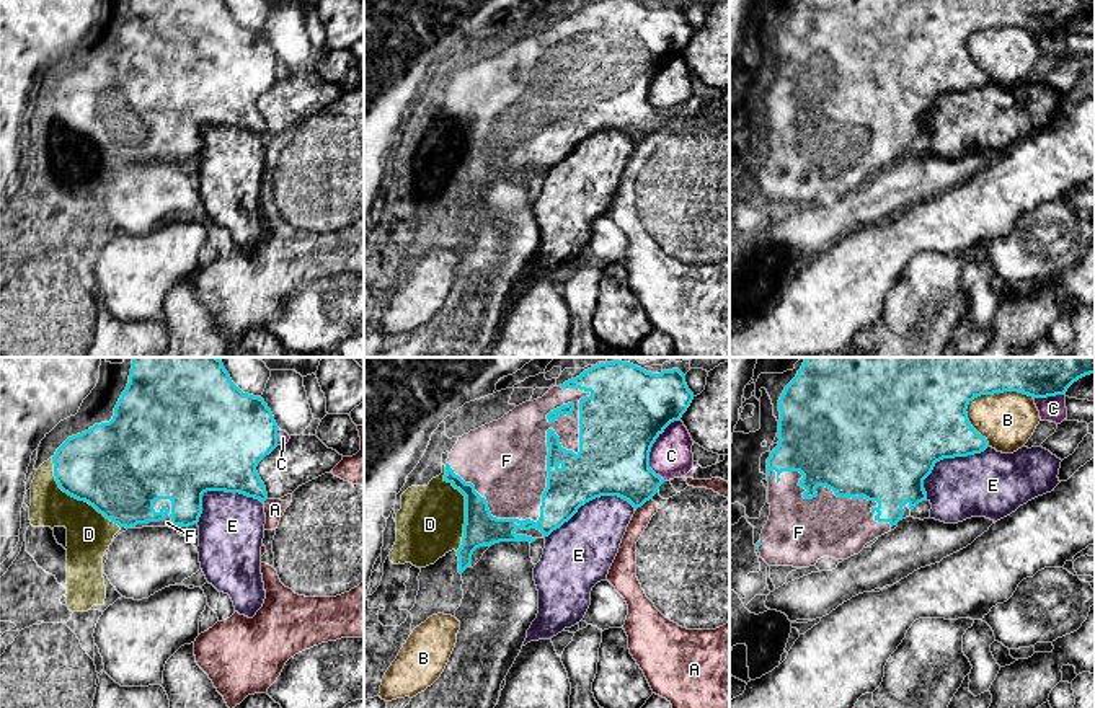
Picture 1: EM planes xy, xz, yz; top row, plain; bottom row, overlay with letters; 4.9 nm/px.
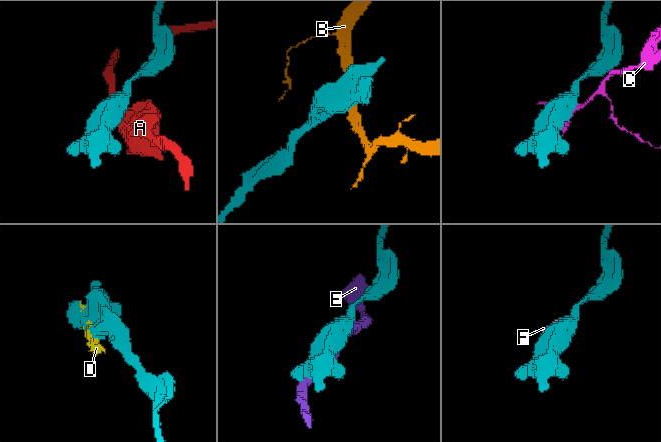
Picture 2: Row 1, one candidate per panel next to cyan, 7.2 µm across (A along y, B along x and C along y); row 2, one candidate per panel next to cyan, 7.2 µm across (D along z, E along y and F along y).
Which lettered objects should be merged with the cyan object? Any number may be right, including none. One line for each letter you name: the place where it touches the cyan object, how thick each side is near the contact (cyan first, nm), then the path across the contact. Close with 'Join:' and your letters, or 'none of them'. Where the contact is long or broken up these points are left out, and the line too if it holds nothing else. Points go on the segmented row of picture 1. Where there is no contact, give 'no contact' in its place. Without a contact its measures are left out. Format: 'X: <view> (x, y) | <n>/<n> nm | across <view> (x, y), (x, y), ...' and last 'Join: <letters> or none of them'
F: xz (549, 477) | 260/400 nm
Join: F

